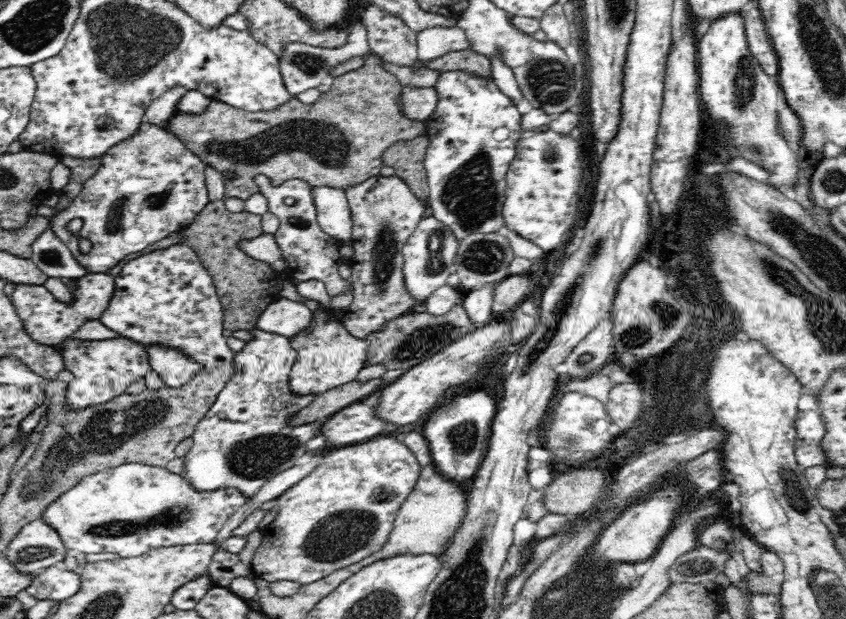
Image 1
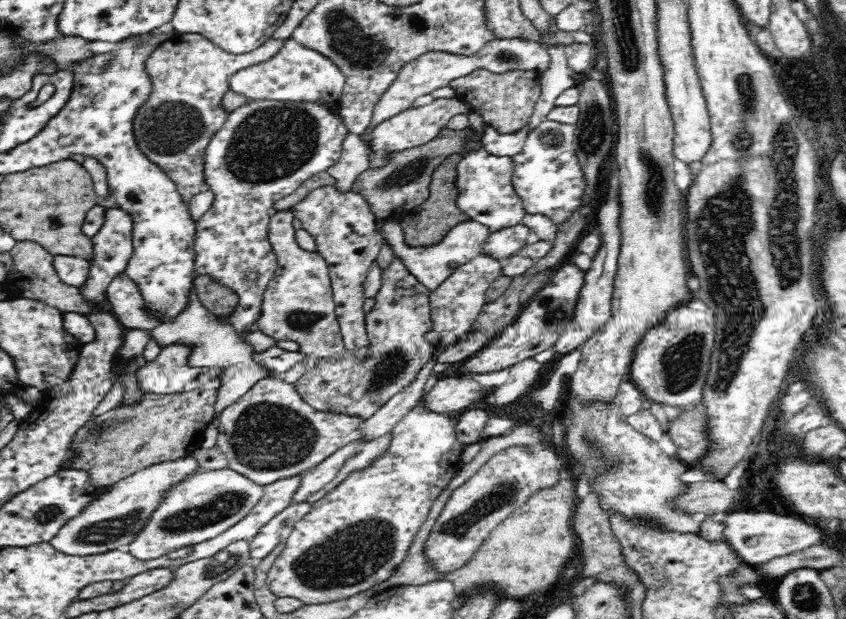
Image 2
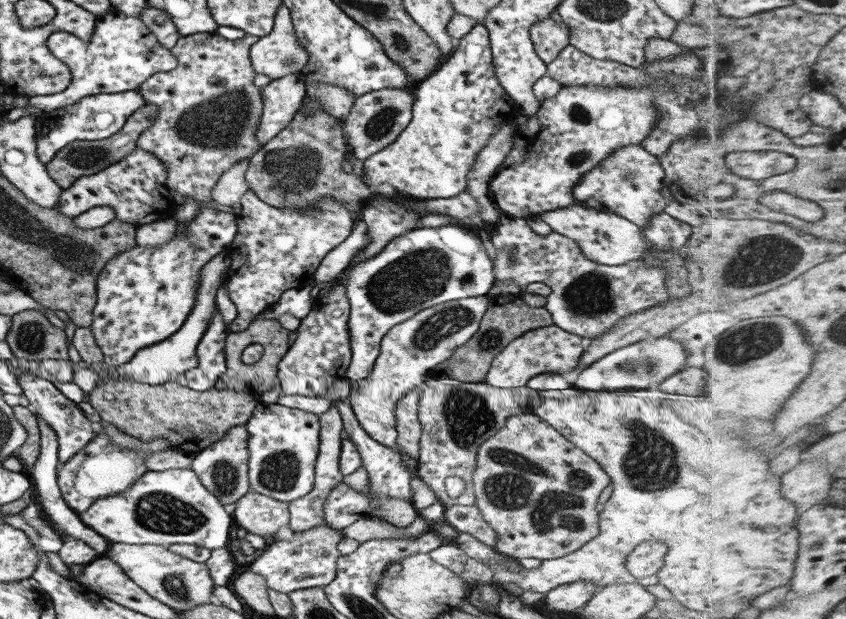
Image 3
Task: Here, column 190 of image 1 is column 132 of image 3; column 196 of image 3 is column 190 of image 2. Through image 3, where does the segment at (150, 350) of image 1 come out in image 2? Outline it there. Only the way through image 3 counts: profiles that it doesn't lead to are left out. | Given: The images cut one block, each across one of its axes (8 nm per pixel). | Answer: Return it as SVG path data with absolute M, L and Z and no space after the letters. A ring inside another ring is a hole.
M193 286L187 307L182 309L181 313L178 313L167 323L162 323L158 328L154 328L154 330L142 330L139 328L126 330L122 346L118 349L115 357L126 363L134 357L141 356L147 342L150 339L154 339L162 348L168 345L175 345L176 343L190 347L192 354L188 356L188 365L192 367L218 367L220 369L220 376L217 377L217 381L222 382L222 385L217 389L217 400L214 405L216 414L211 424L206 428L201 445L204 449L212 449L216 446L216 440L218 440L220 429L220 418L218 416L228 406L242 398L246 392L249 392L256 382L272 375L270 372L266 372L266 369L258 361L254 361L254 354L252 352L266 352L268 348L276 347L277 340L264 334L258 326L254 327L250 334L246 334L247 332L241 334L244 335L244 342L242 342L239 339L239 334L229 322L217 320L216 315L198 301L196 289Z

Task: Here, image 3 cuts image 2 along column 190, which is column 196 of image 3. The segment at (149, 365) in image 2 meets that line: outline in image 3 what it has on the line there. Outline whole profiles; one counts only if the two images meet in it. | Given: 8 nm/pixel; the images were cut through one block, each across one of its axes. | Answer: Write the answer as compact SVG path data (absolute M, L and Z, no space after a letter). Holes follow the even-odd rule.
M213 312L208 328L201 336L196 354L198 366L185 372L188 387L198 392L216 388L216 382L226 372L225 342L230 330L223 323L221 312Z

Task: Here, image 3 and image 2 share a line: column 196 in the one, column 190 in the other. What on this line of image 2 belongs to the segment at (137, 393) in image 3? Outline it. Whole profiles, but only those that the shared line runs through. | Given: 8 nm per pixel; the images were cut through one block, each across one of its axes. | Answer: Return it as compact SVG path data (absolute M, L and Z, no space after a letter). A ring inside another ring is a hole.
M204 388L186 393L153 394L144 393L140 403L136 405L115 406L113 410L93 418L74 434L71 450L68 455L73 456L68 469L84 469L90 475L90 483L94 487L108 488L115 482L129 477L131 474L144 470L146 467L160 462L172 462L178 458L186 458L201 449L206 428L215 418L214 405L217 400L217 390Z

